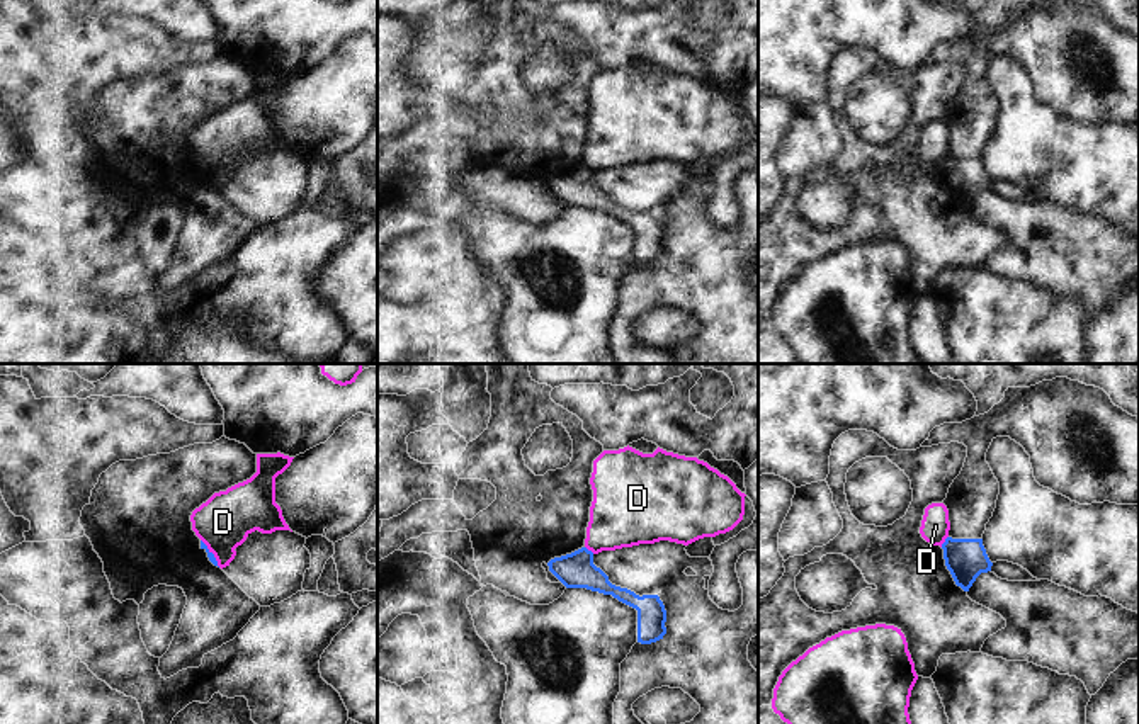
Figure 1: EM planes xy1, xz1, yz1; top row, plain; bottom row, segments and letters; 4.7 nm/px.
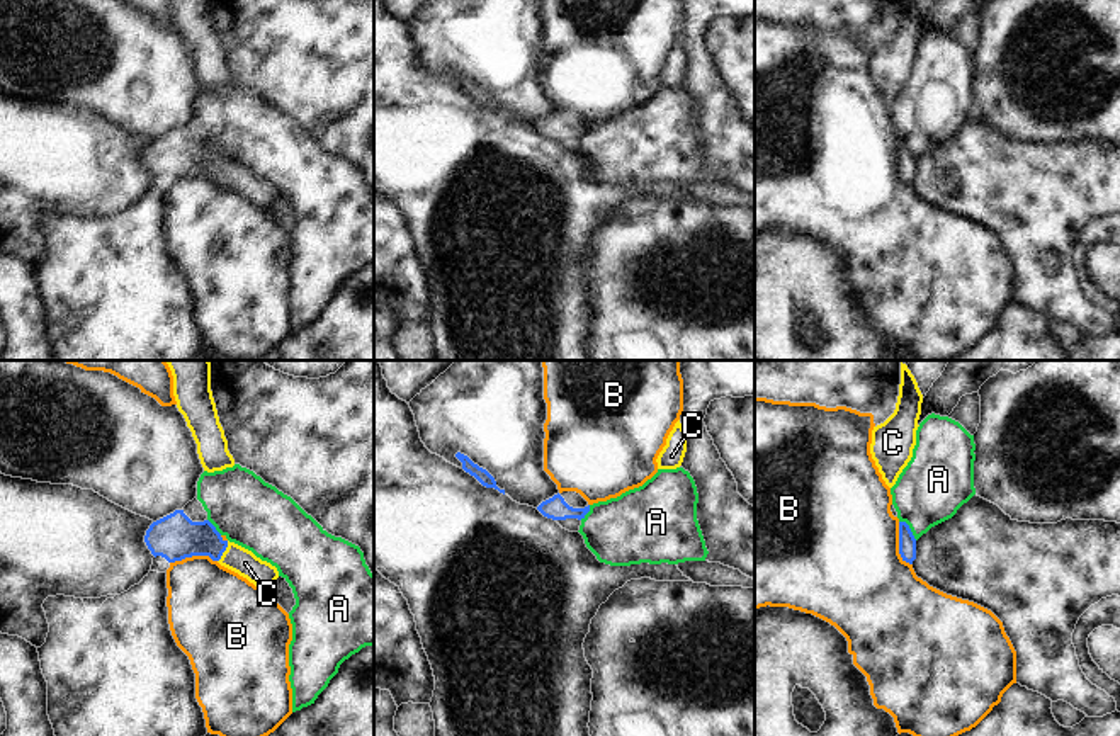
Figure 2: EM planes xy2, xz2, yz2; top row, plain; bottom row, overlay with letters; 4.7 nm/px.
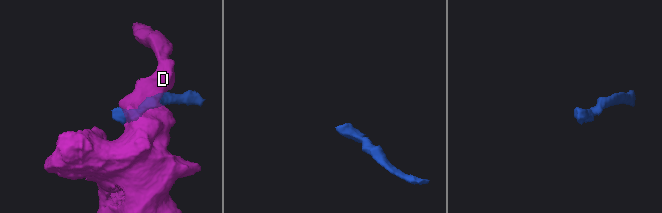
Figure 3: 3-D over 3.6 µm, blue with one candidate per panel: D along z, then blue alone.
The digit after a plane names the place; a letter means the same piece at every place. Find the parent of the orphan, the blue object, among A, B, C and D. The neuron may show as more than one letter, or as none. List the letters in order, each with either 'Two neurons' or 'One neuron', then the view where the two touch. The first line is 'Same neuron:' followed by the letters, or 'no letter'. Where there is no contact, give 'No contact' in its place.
Same neuron: C
A: Two neurons. Touches blue in yz2
B: Two neurons. Touches blue in yz2
C: One neuron. Touches blue in xy2
D: Two neurons. Touches blue in yz1.

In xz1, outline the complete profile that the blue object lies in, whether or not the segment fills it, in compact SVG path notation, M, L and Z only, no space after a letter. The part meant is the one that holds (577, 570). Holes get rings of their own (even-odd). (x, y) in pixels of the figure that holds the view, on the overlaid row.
M581 547L571 554L554 557L547 563L549 571L566 588L586 588L612 595L619 602L638 610L638 642L651 644L666 634L666 610L658 595L636 595L627 588L615 586L609 576L593 564L593 552Z

